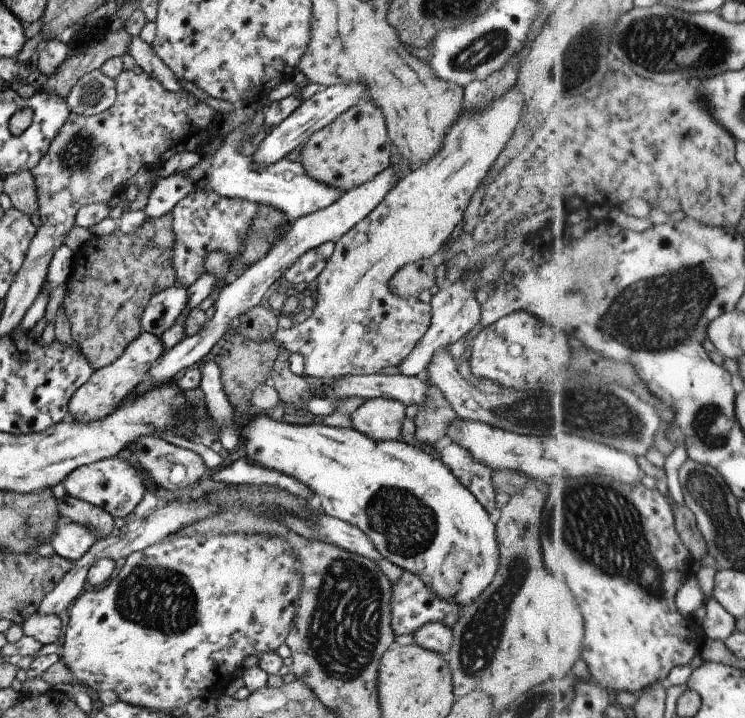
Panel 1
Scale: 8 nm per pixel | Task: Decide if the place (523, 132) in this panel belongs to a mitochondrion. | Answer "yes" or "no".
no

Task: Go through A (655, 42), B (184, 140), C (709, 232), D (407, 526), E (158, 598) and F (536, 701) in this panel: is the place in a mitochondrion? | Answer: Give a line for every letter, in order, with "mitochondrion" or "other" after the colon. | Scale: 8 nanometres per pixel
A: mitochondrion
B: other
C: other
D: mitochondrion
E: mitochondrion
F: mitochondrion

